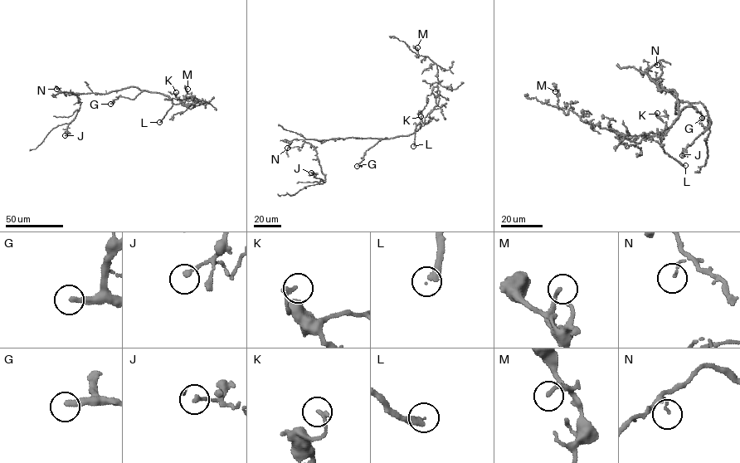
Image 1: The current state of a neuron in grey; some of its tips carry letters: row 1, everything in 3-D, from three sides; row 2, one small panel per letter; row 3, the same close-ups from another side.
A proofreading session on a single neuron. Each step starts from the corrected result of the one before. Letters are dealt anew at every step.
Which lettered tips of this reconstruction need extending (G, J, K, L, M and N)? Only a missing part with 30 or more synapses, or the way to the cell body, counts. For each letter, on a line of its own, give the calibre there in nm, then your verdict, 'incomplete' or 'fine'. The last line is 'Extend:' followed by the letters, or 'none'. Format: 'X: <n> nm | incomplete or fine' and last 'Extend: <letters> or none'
G: 280 nm | incomplete
J: 180 nm | fine
K: 200 nm | fine
L: 280 nm | incomplete
M: 190 nm | fine
N: 100 nm | fine
Extend: G, L

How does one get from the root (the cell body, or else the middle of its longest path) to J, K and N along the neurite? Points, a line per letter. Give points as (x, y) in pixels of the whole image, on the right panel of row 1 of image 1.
J: (671, 90), (661, 90), (649, 76), (680, 100), (701, 103), (711, 123), (709, 128), (683, 151), (682, 155)
K: (671, 90), (676, 94), (679, 117), (666, 135), (652, 132), (648, 137), (666, 128), (657, 113)
N: (671, 90), (661, 90), (645, 70), (657, 65)

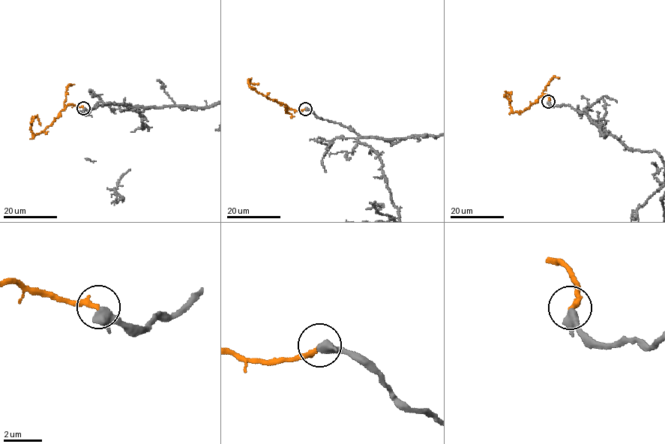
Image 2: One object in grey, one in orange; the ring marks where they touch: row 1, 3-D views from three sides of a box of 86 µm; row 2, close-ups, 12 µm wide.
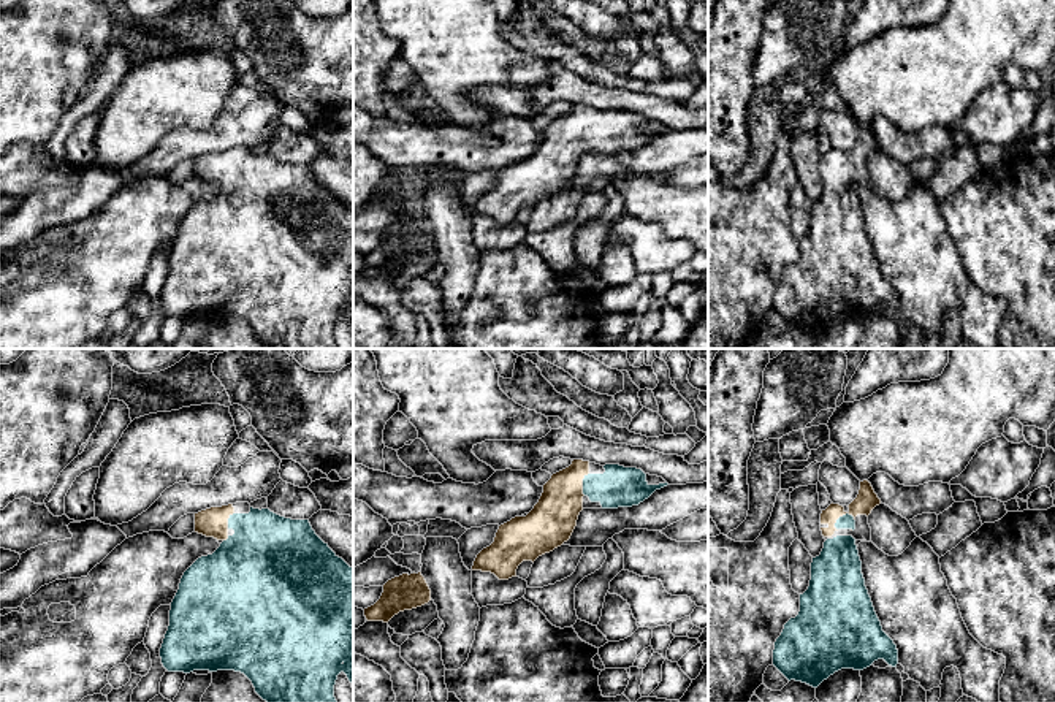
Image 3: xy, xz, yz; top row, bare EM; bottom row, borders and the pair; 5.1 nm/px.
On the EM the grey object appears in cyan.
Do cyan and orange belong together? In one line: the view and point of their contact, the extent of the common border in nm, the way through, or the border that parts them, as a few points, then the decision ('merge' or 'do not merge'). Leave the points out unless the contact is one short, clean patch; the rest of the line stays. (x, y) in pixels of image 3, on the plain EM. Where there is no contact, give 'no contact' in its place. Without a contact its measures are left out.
meets cyan in yz at (840, 162); contact 120 nm long; runs through yz (846, 167), (840, 162), (851, 159), (867, 144); merge

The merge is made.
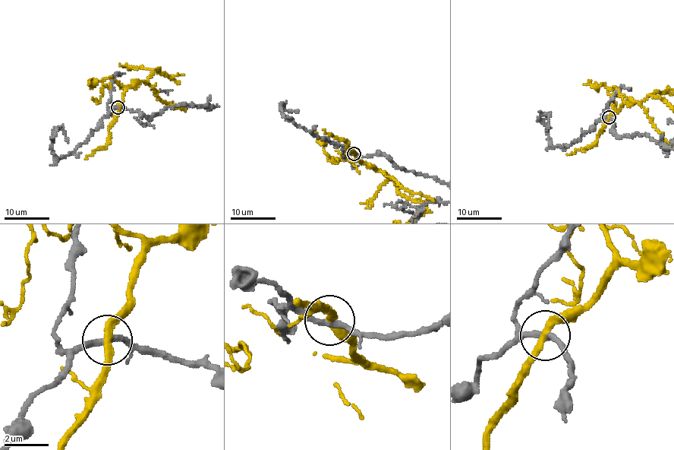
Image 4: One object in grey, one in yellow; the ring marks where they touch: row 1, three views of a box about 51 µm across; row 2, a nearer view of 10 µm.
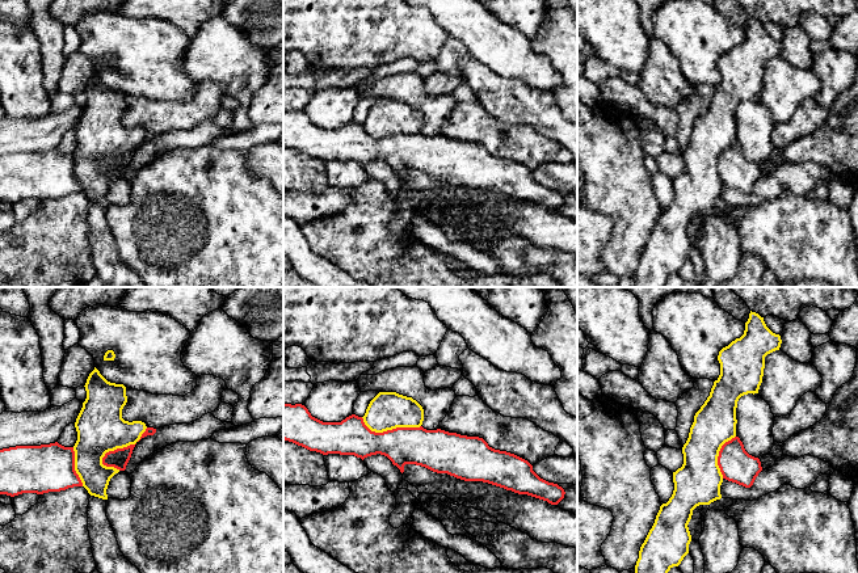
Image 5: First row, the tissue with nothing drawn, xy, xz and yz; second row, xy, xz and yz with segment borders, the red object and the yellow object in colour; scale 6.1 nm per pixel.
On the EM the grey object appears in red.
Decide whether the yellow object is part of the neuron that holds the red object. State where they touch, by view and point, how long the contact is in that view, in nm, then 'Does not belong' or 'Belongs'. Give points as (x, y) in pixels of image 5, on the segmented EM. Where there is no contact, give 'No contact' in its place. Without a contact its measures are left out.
Touches red at xy (123, 447). Shared border 360 nm. Does not belong

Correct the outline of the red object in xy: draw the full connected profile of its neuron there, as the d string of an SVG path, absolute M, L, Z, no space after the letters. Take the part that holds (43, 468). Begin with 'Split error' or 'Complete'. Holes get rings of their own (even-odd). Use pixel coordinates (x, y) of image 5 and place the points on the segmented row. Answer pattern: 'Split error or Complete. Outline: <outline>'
Complete. Outline: M58 442L41 446L16 446L0 450L0 494L10 497L22 493L43 494L83 486L75 471L73 447Z

